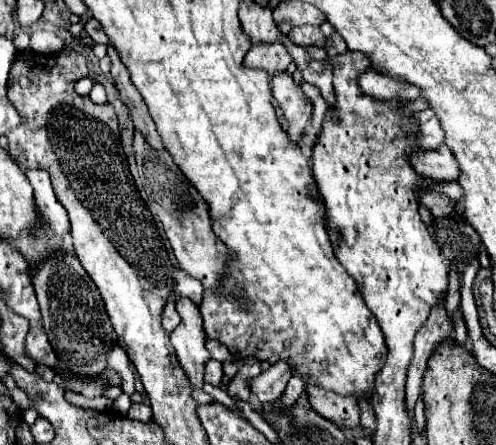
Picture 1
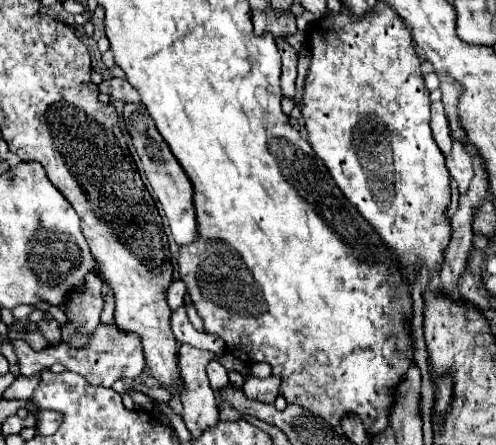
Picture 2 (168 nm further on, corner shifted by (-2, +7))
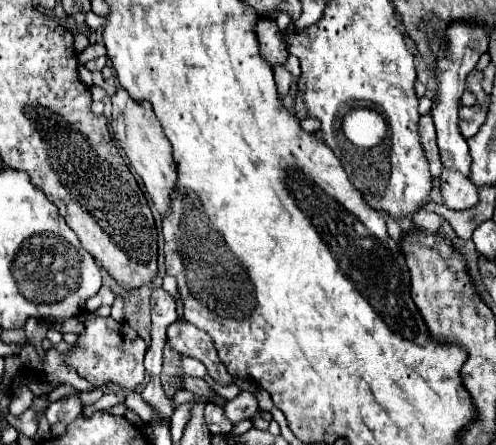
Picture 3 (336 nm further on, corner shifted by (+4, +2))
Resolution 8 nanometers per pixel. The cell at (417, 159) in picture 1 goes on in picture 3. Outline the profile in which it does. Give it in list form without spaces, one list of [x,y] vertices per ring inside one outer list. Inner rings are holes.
[[[444,167],[440,181],[442,181],[440,185],[442,195],[450,209],[470,209],[472,205],[478,203],[478,191],[464,173]]]

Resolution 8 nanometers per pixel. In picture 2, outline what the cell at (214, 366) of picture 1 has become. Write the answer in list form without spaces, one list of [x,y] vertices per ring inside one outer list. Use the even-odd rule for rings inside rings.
[[[210,360],[208,366],[206,366],[206,374],[208,374],[210,386],[214,390],[216,405],[219,408],[222,403],[220,388],[224,388],[228,384],[228,372],[226,372],[226,368],[218,360]]]

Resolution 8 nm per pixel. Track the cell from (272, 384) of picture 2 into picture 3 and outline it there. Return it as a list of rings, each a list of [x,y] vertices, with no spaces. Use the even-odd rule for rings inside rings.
[[[242,391],[238,397],[234,397],[232,401],[226,401],[224,405],[224,413],[232,423],[238,423],[242,419],[250,419],[258,413],[258,401],[254,393],[246,393]]]

